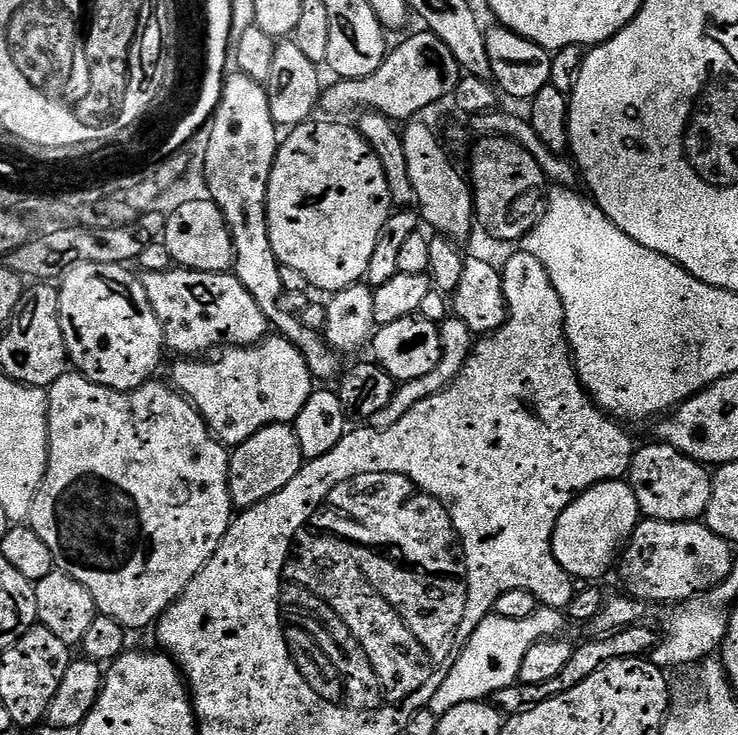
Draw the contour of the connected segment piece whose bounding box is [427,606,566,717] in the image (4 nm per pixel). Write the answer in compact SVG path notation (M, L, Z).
M537 607L530 618L502 618L489 614L460 649L460 655L456 657L450 674L446 674L442 686L434 690L434 698L430 698L427 708L436 713L437 717L442 717L462 702L487 701L496 691L517 683L526 650L530 650L530 646L540 640L563 633L560 631L564 624L566 625L565 613L558 608Z

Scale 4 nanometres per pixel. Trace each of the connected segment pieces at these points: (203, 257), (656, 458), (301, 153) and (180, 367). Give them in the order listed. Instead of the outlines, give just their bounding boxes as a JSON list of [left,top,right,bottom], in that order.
[[162,198,236,272],[627,443,712,522],[268,122,394,294],[171,334,314,446]]

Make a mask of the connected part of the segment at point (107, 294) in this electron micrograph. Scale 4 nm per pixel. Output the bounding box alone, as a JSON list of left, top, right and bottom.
[58,264,166,392]

